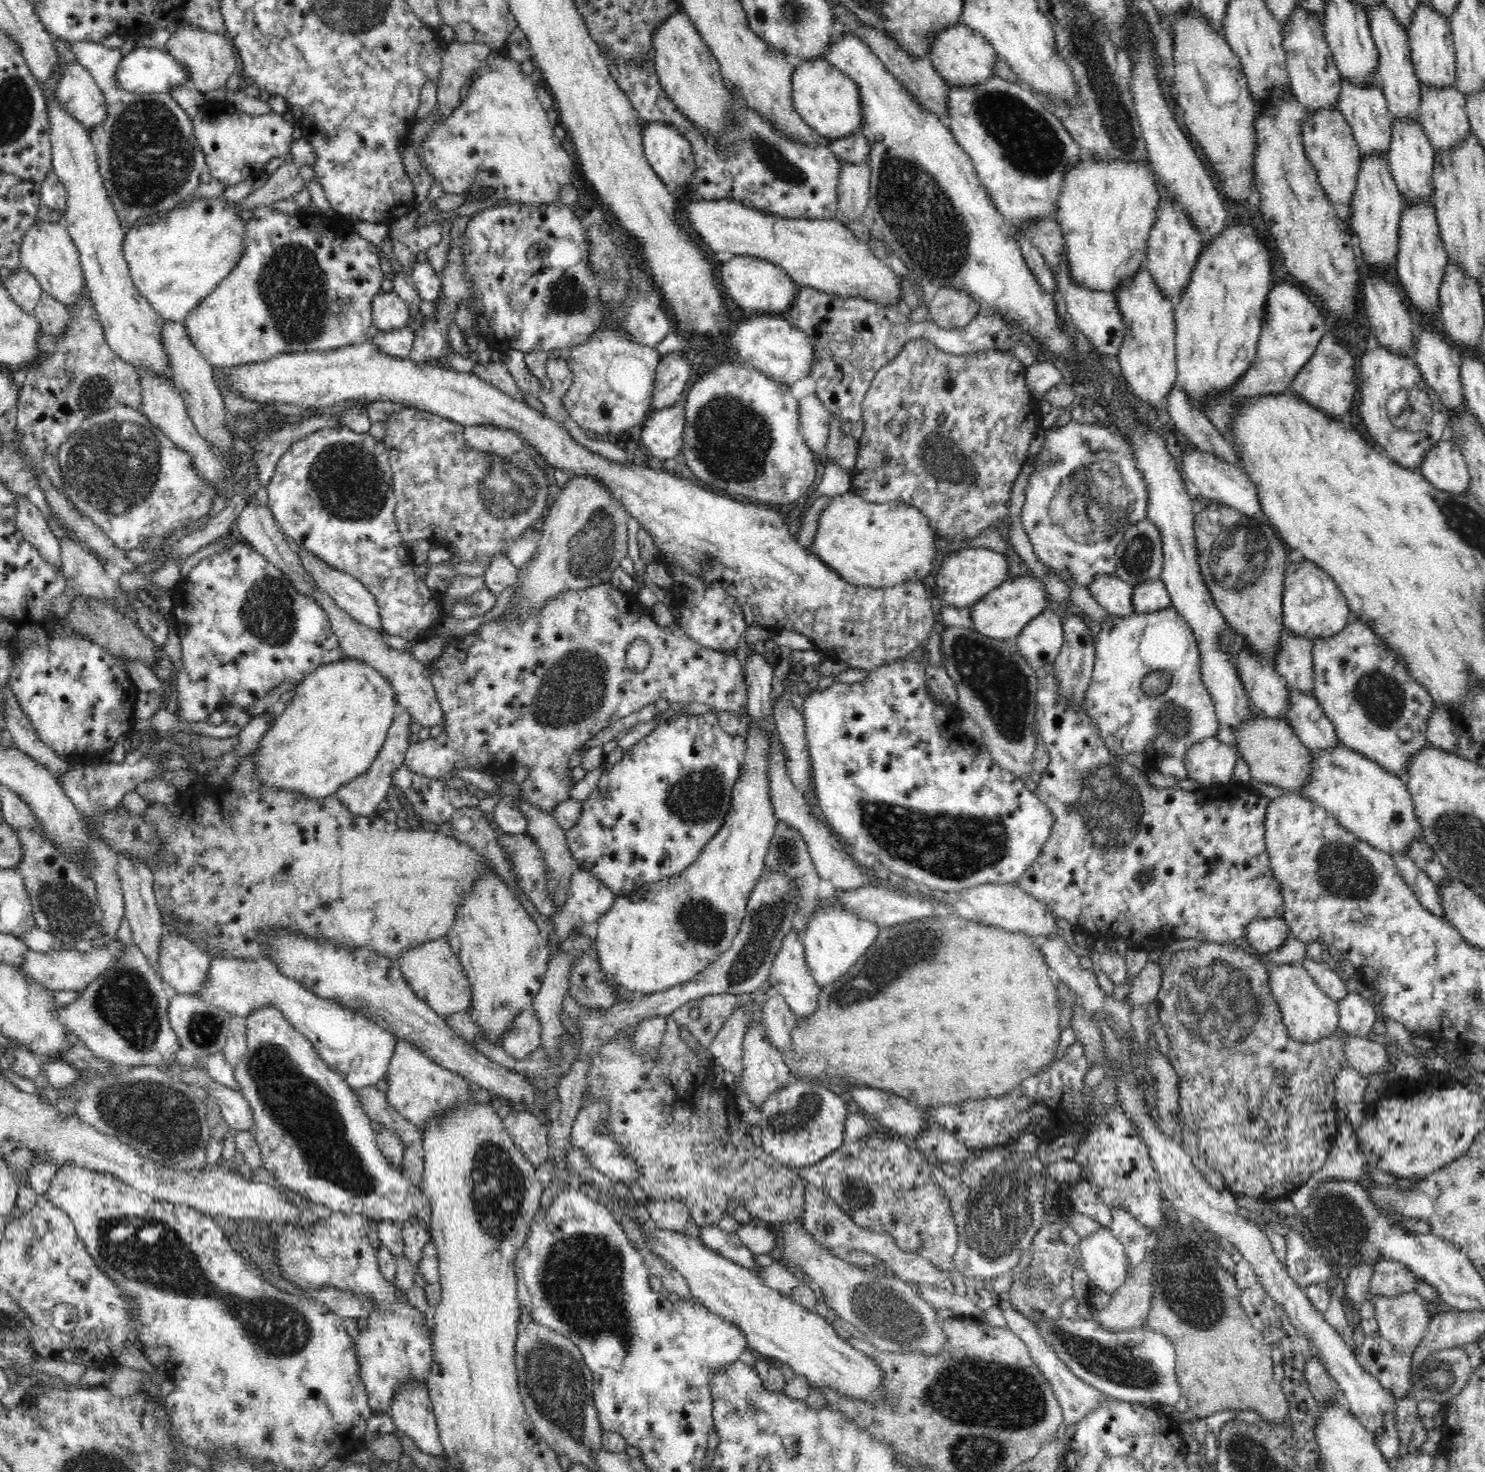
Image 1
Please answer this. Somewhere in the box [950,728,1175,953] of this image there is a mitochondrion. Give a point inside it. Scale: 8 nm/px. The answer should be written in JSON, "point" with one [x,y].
{"point":[1106,807]}

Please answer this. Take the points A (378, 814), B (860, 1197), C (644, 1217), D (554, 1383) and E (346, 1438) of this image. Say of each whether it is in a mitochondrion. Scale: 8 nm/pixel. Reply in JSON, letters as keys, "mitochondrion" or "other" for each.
{"A":"other","B":"mitochondrion","C":"other","D":"mitochondrion","E":"other"}

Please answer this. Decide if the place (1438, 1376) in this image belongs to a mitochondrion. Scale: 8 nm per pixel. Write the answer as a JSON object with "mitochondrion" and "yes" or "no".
{"mitochondrion":"yes"}

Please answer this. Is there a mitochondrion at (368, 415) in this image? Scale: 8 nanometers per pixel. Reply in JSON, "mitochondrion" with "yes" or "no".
{"mitochondrion":"no"}

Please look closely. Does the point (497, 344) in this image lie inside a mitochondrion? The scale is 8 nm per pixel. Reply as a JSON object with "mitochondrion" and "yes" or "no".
{"mitochondrion":"no"}

